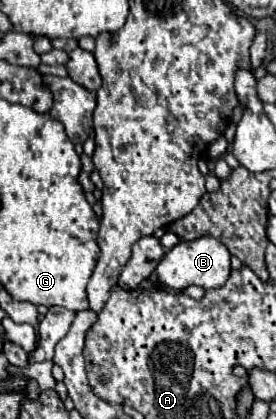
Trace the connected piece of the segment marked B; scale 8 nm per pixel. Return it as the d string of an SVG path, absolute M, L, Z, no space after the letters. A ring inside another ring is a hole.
M201 236L197 240L191 240L191 242L179 242L175 244L171 250L165 252L165 256L161 258L161 262L157 264L157 278L161 284L165 284L167 288L173 288L173 290L183 290L191 284L197 284L205 290L209 288L219 288L227 282L229 274L231 274L231 268L229 268L229 250L215 238L211 236Z

